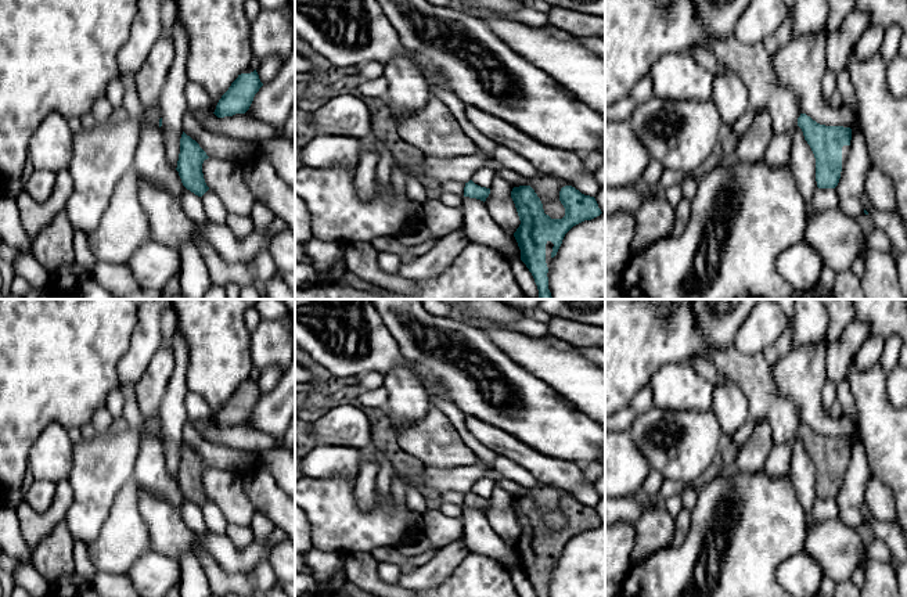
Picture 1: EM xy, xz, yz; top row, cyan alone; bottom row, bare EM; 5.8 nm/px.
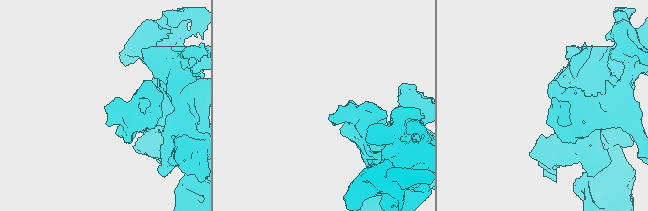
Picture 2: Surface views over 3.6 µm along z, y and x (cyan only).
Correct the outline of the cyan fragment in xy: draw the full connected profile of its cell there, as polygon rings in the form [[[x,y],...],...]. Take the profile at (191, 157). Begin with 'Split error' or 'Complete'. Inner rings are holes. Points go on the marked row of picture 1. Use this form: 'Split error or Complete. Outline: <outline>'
Complete. Outline: [[[183,132],[176,170],[183,186],[198,197],[209,190],[202,173],[202,163],[208,158],[199,144]]]

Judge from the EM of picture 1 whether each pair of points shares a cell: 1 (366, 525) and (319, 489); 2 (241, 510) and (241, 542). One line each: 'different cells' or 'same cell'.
1: same cell
2: different cells

